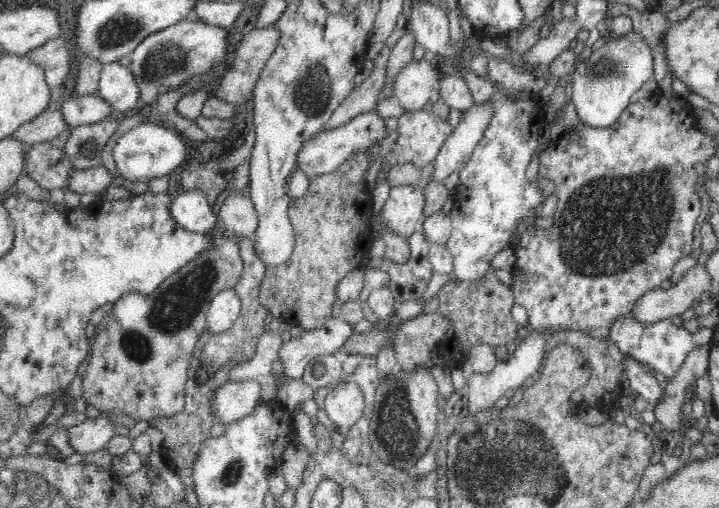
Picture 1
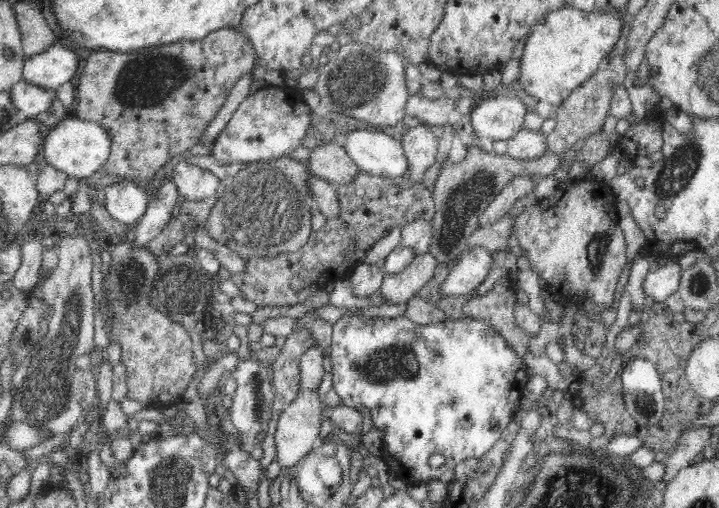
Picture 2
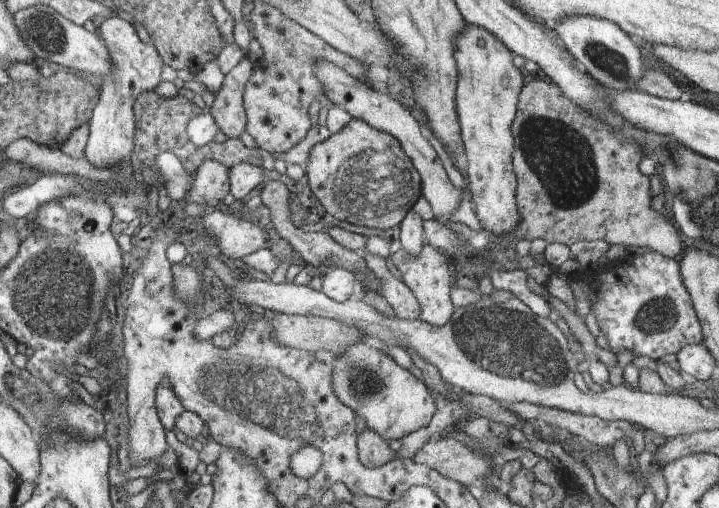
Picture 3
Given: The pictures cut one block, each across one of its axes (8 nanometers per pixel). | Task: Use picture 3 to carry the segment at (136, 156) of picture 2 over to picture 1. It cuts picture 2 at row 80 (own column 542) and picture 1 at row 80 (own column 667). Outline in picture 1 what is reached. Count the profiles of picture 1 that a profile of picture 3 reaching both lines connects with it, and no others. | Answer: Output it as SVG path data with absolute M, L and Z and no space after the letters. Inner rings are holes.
M274 26L268 28L254 28L242 38L238 50L234 52L234 60L230 64L230 68L226 70L226 74L220 80L220 86L216 88L215 96L228 102L231 105L246 103L251 98L254 86L261 74L268 58L271 58L276 46L280 40L280 31Z

